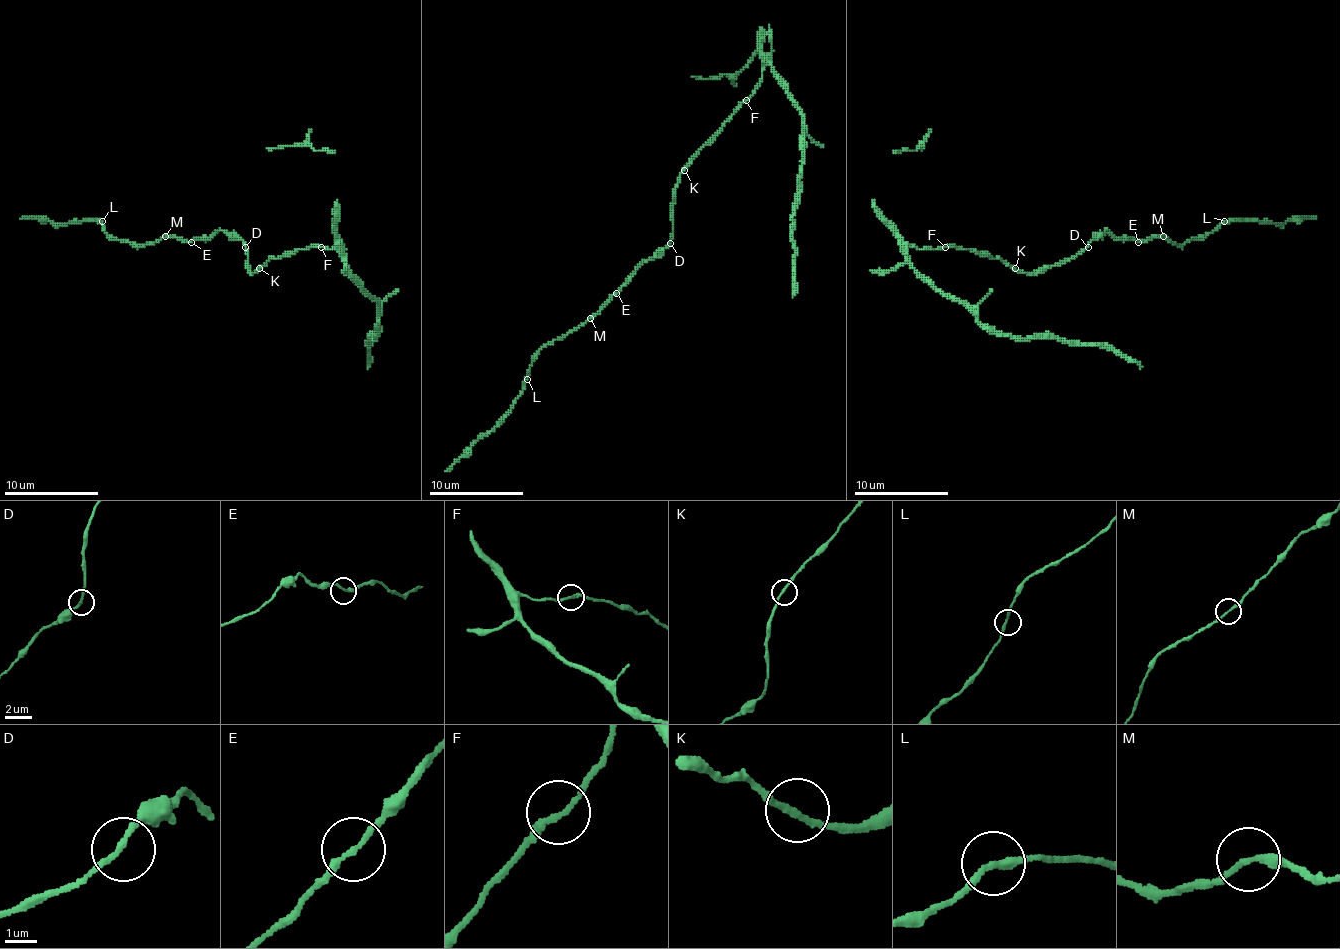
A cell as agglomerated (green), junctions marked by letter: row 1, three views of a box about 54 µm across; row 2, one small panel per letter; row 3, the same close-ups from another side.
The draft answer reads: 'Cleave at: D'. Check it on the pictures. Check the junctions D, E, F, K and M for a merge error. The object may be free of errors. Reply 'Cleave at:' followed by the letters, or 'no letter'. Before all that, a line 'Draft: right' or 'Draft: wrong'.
Draft: wrong
Cleave at: no letter

